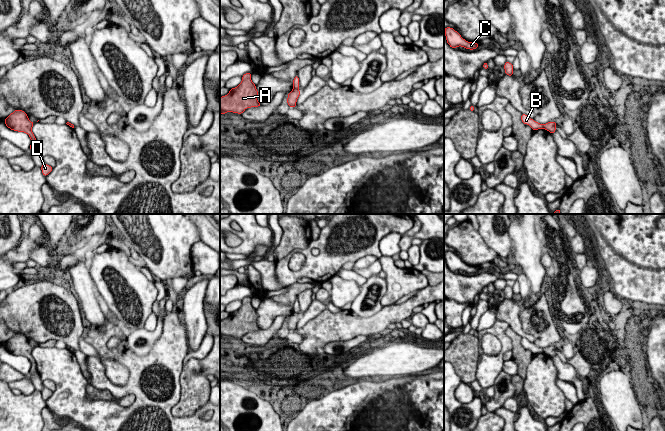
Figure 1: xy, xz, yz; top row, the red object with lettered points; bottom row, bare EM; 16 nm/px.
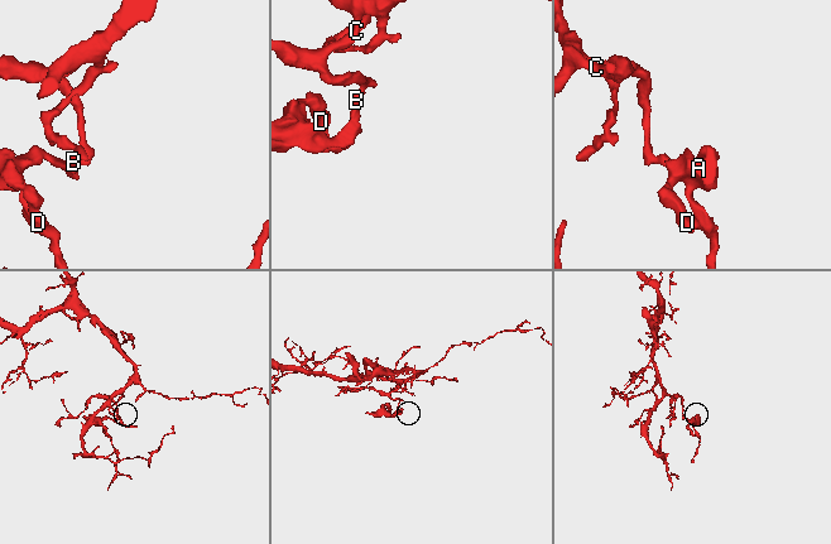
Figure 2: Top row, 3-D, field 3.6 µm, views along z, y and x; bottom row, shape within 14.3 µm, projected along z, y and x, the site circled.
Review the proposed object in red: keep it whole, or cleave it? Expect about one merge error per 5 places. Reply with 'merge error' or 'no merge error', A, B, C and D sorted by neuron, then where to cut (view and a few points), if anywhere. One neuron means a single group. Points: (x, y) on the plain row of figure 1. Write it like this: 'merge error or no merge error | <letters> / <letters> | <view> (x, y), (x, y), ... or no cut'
merge error | A D / B C | xz (294, 311), (297, 313)

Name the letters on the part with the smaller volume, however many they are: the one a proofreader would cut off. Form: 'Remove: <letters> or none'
Remove: A, D

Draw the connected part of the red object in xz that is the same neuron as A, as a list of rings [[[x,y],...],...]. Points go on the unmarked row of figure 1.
[[[245,297],[242,306],[229,317],[220,321],[220,338],[233,336],[242,338],[245,333],[261,330],[257,324],[258,315],[256,309],[251,305],[252,298]]]

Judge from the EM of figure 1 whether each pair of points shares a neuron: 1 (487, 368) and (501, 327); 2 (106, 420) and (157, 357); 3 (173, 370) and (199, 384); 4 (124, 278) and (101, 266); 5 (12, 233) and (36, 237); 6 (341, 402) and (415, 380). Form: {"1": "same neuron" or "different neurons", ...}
{"1": "same neuron", "2": "same neuron", "3": "different neurons", "4": "same neuron", "5": "different neurons", "6": "same neuron"}

